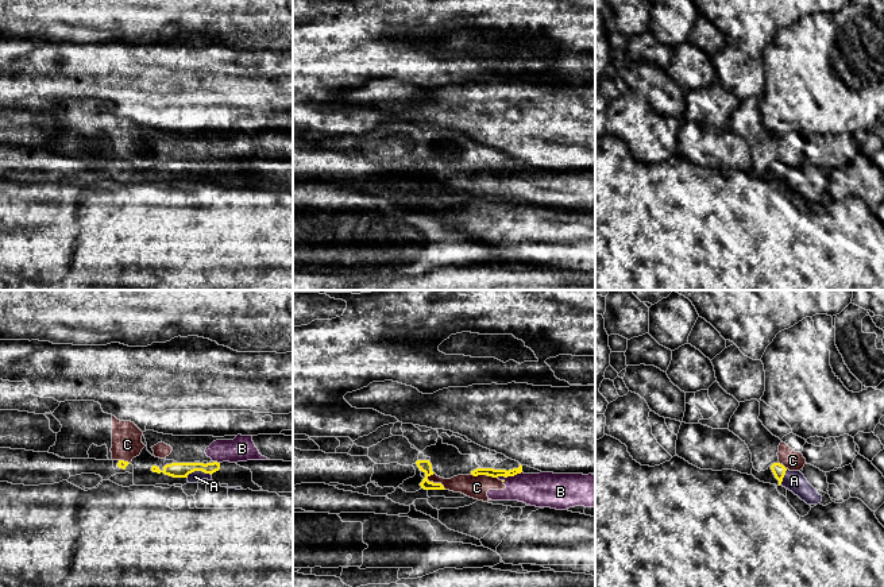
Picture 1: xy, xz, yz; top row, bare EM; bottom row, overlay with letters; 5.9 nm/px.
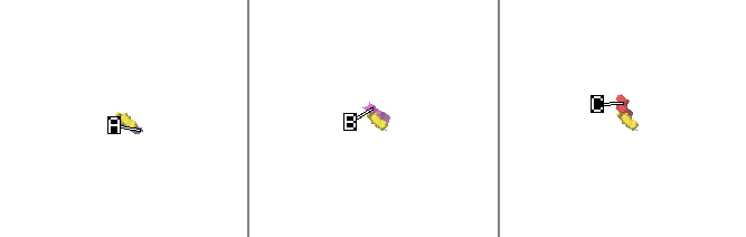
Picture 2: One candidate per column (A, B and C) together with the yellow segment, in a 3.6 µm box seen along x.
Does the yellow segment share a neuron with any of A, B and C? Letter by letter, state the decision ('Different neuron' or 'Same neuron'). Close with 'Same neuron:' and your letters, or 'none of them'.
A: Same neuron
B: Different neuron
C: Different neuron
Same neuron: A

